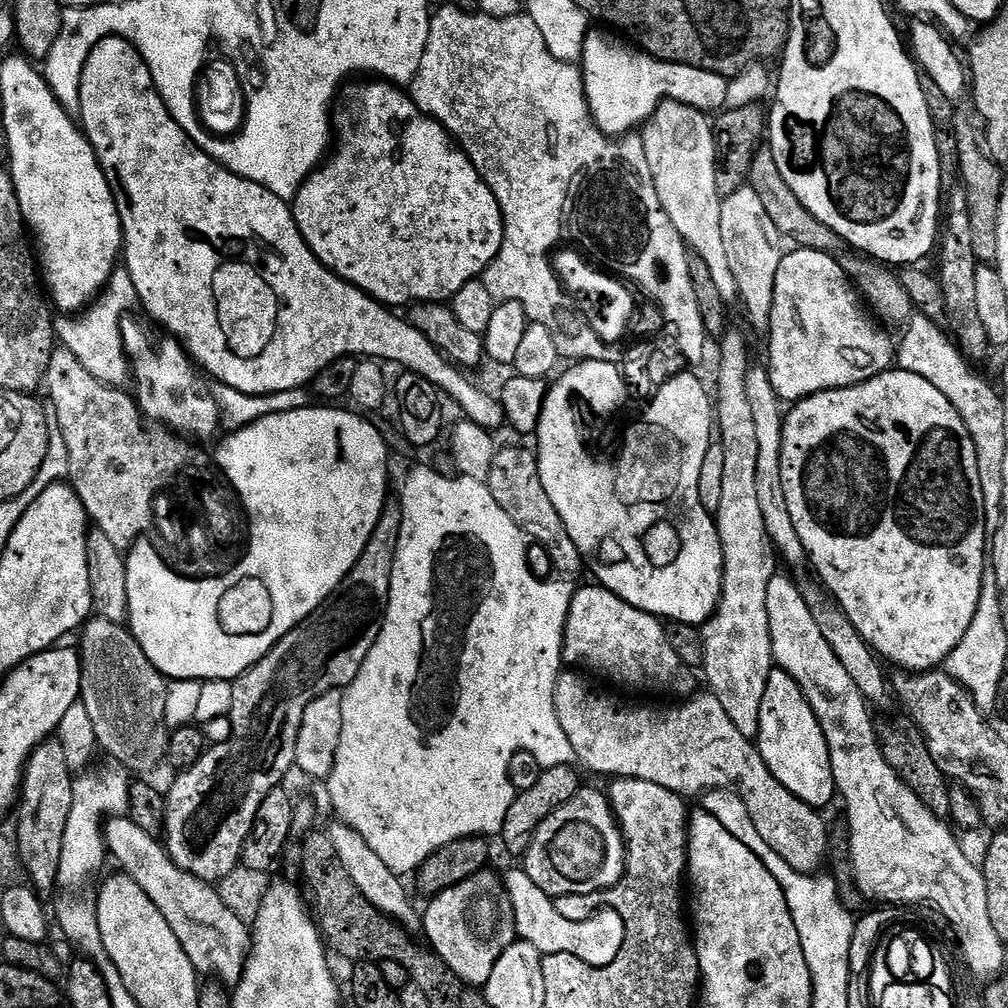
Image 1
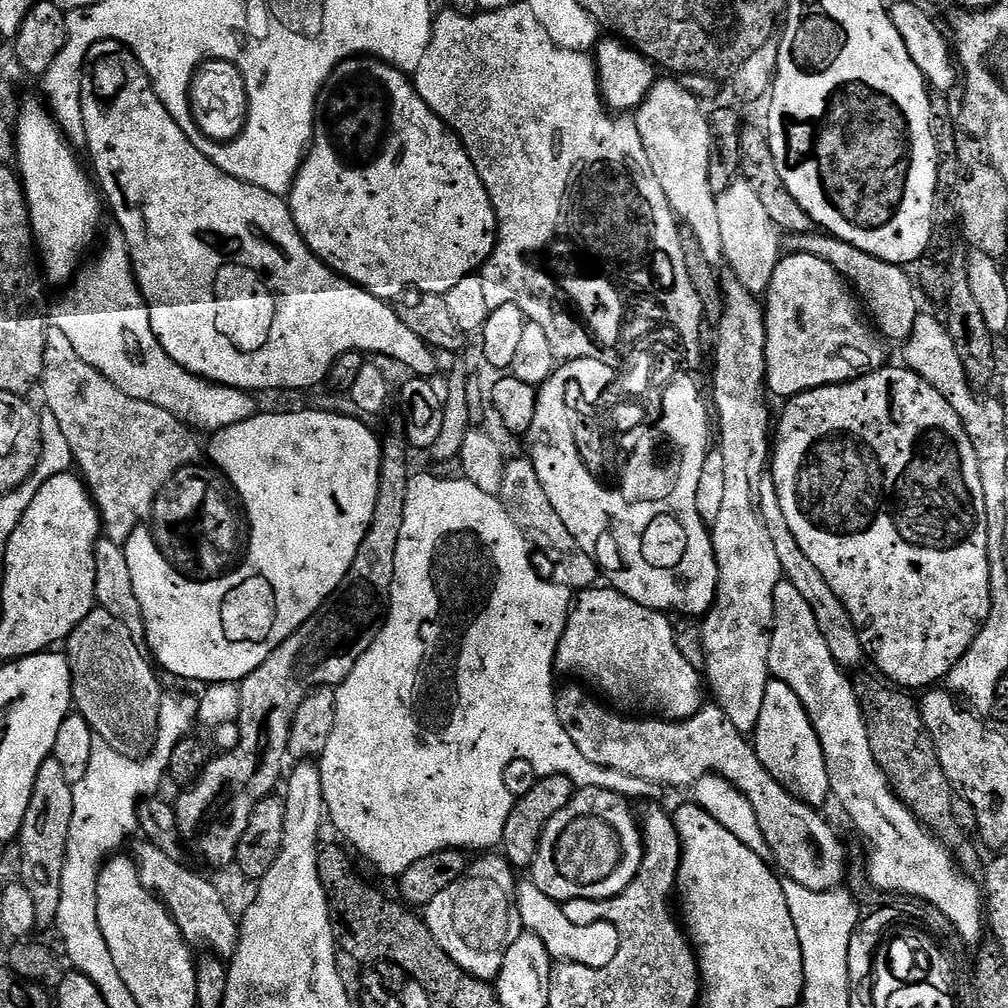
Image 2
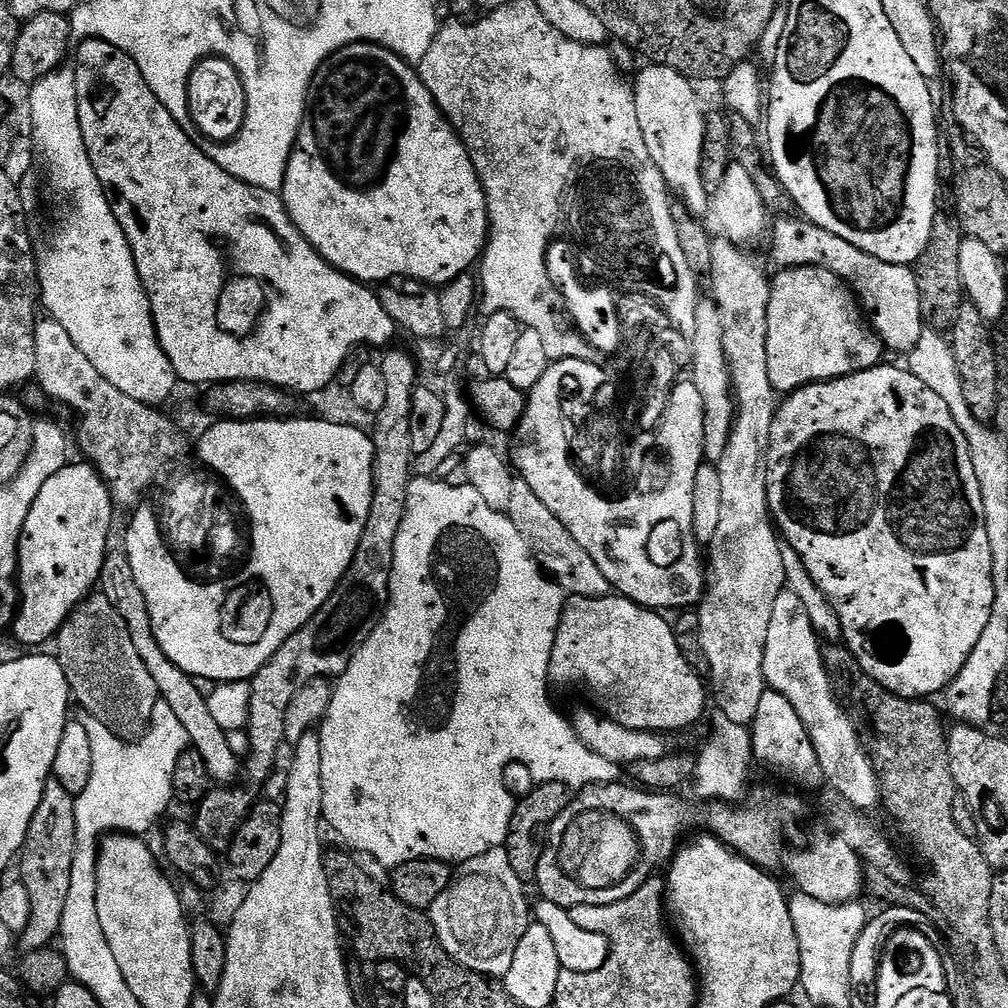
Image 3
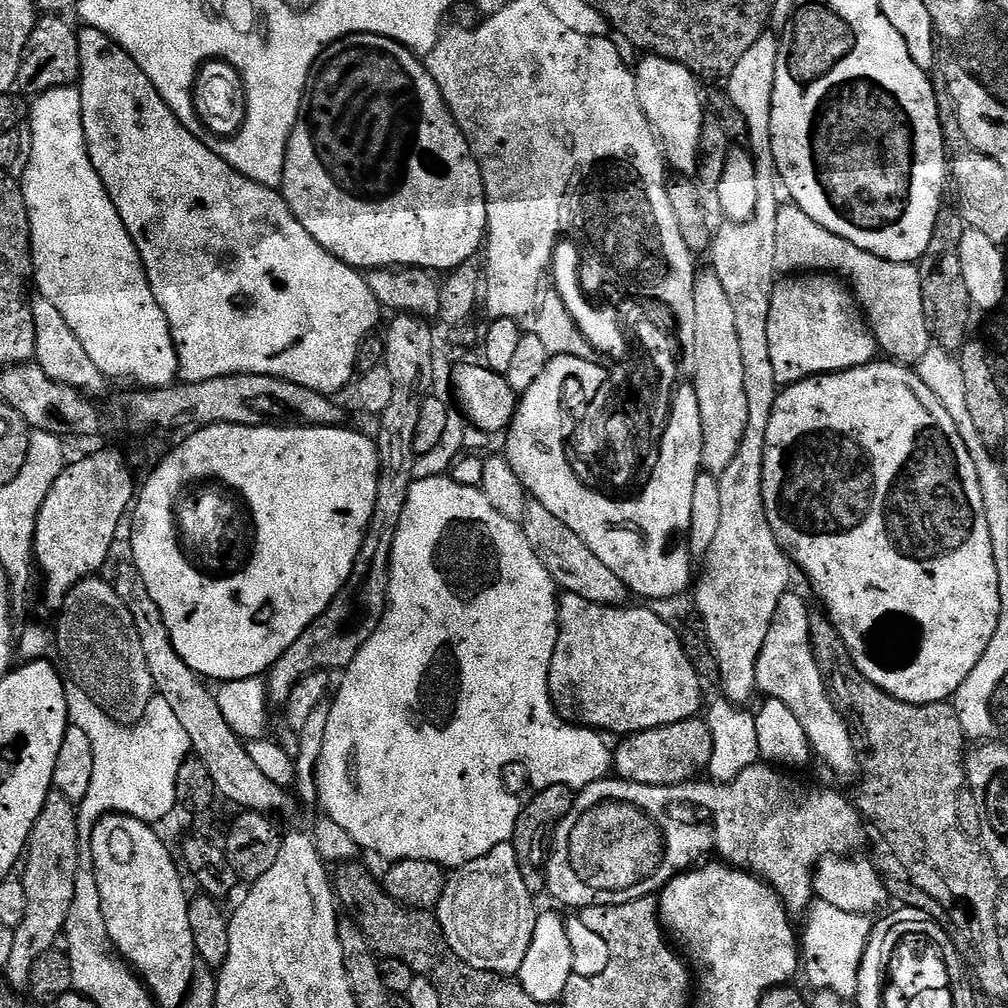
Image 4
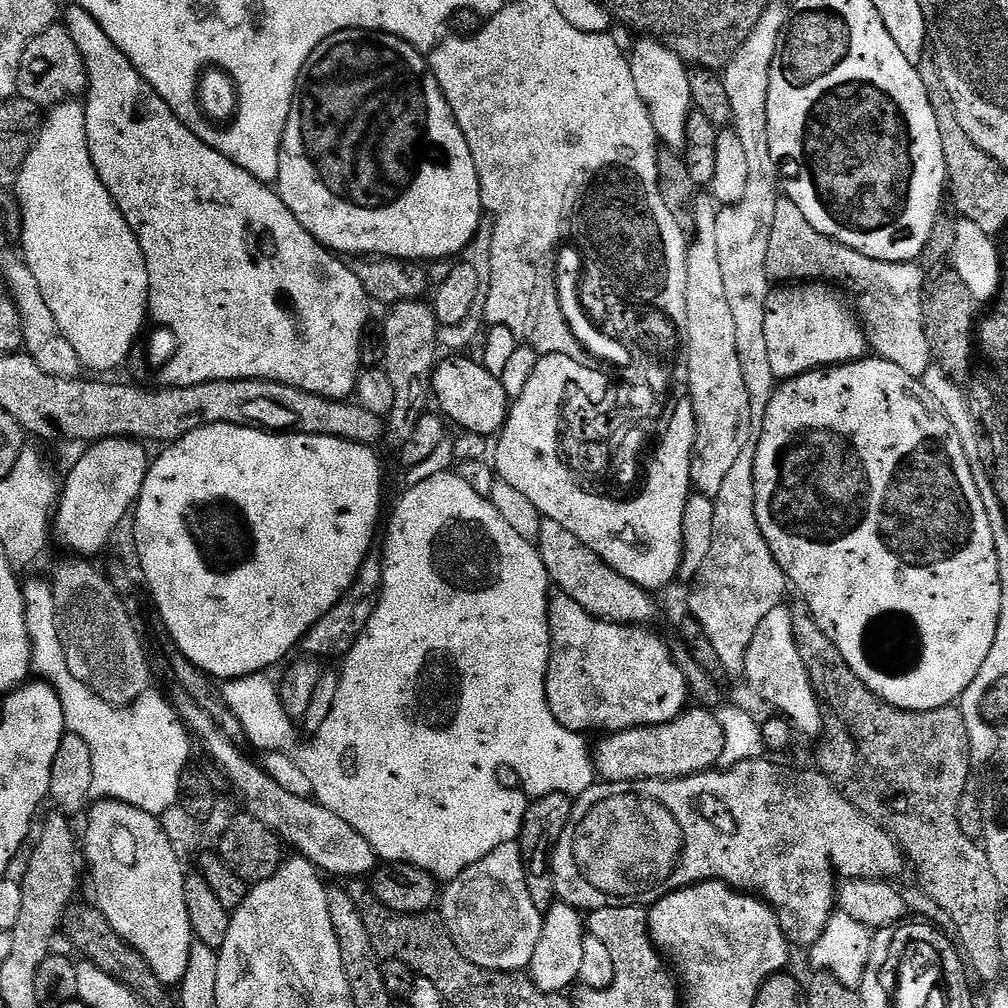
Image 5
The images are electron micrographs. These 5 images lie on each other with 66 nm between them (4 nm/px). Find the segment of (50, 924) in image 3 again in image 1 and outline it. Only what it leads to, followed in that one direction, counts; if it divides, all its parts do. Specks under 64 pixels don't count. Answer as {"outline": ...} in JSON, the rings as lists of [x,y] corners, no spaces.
{"outline":[[[49,738],[37,745],[24,765],[24,778],[18,793],[18,846],[23,871],[32,881],[37,893],[45,894],[57,887],[58,866],[62,854],[62,838],[66,830],[66,818],[74,806],[73,769],[66,762],[59,739]]]}

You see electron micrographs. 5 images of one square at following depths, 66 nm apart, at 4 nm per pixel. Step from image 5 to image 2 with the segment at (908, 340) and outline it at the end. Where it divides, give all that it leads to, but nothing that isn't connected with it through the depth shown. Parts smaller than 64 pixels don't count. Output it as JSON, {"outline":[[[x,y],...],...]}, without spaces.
{"outline":[[[813,230],[801,236],[789,235],[786,248],[789,253],[801,252],[814,258],[822,258],[822,262],[830,262],[830,266],[834,266],[834,270],[838,270],[838,274],[854,289],[867,315],[874,321],[875,327],[889,341],[890,339],[907,341],[909,334],[914,330],[916,317],[921,315],[922,308],[916,305],[917,285],[909,273],[909,277],[904,273],[907,271],[901,265],[874,258],[866,254],[866,250],[858,250],[858,246],[850,246],[850,242],[842,242],[836,236],[827,235],[820,230]]]}

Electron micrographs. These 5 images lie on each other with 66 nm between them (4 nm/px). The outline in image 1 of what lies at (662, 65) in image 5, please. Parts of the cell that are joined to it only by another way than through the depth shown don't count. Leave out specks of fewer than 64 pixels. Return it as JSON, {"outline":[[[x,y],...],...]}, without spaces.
{"outline":[[[664,100],[644,123],[639,135],[662,210],[670,218],[674,230],[678,230],[691,255],[706,262],[722,298],[727,302],[735,301],[734,274],[722,243],[722,198],[718,186],[714,186],[716,133],[713,121],[694,106]]]}

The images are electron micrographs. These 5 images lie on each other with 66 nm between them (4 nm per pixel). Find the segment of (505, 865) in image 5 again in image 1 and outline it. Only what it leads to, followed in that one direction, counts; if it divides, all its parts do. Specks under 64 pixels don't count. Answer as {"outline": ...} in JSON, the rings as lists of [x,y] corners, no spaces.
{"outline":[[[485,870],[466,878],[466,882],[458,882],[458,886],[450,890],[442,890],[442,894],[427,901],[428,909],[423,909],[422,932],[428,935],[427,943],[431,951],[448,967],[449,973],[455,979],[457,976],[464,984],[482,986],[486,983],[490,978],[490,970],[494,970],[494,962],[498,962],[498,958],[502,958],[504,951],[517,939],[516,925],[513,924],[511,915],[506,911],[502,900],[500,905],[500,900],[496,897],[498,894],[501,895],[501,892],[501,877],[495,876],[492,870]]]}

